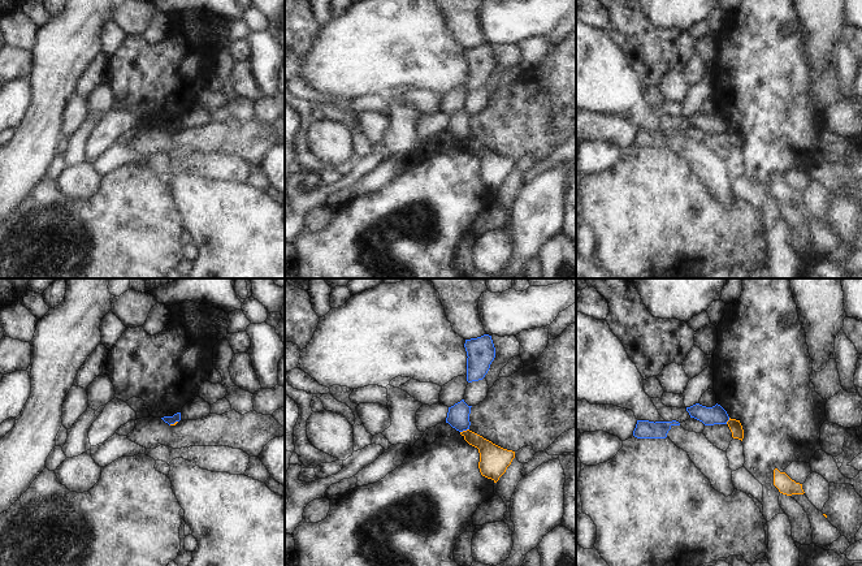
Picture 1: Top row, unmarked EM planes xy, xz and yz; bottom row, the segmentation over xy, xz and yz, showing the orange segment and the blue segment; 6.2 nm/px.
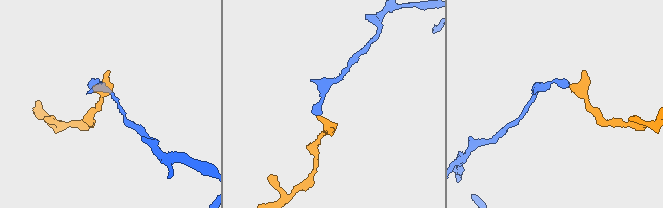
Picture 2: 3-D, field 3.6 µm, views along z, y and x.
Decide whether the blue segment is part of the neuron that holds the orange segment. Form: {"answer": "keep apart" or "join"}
{"answer": "keep apart"}

